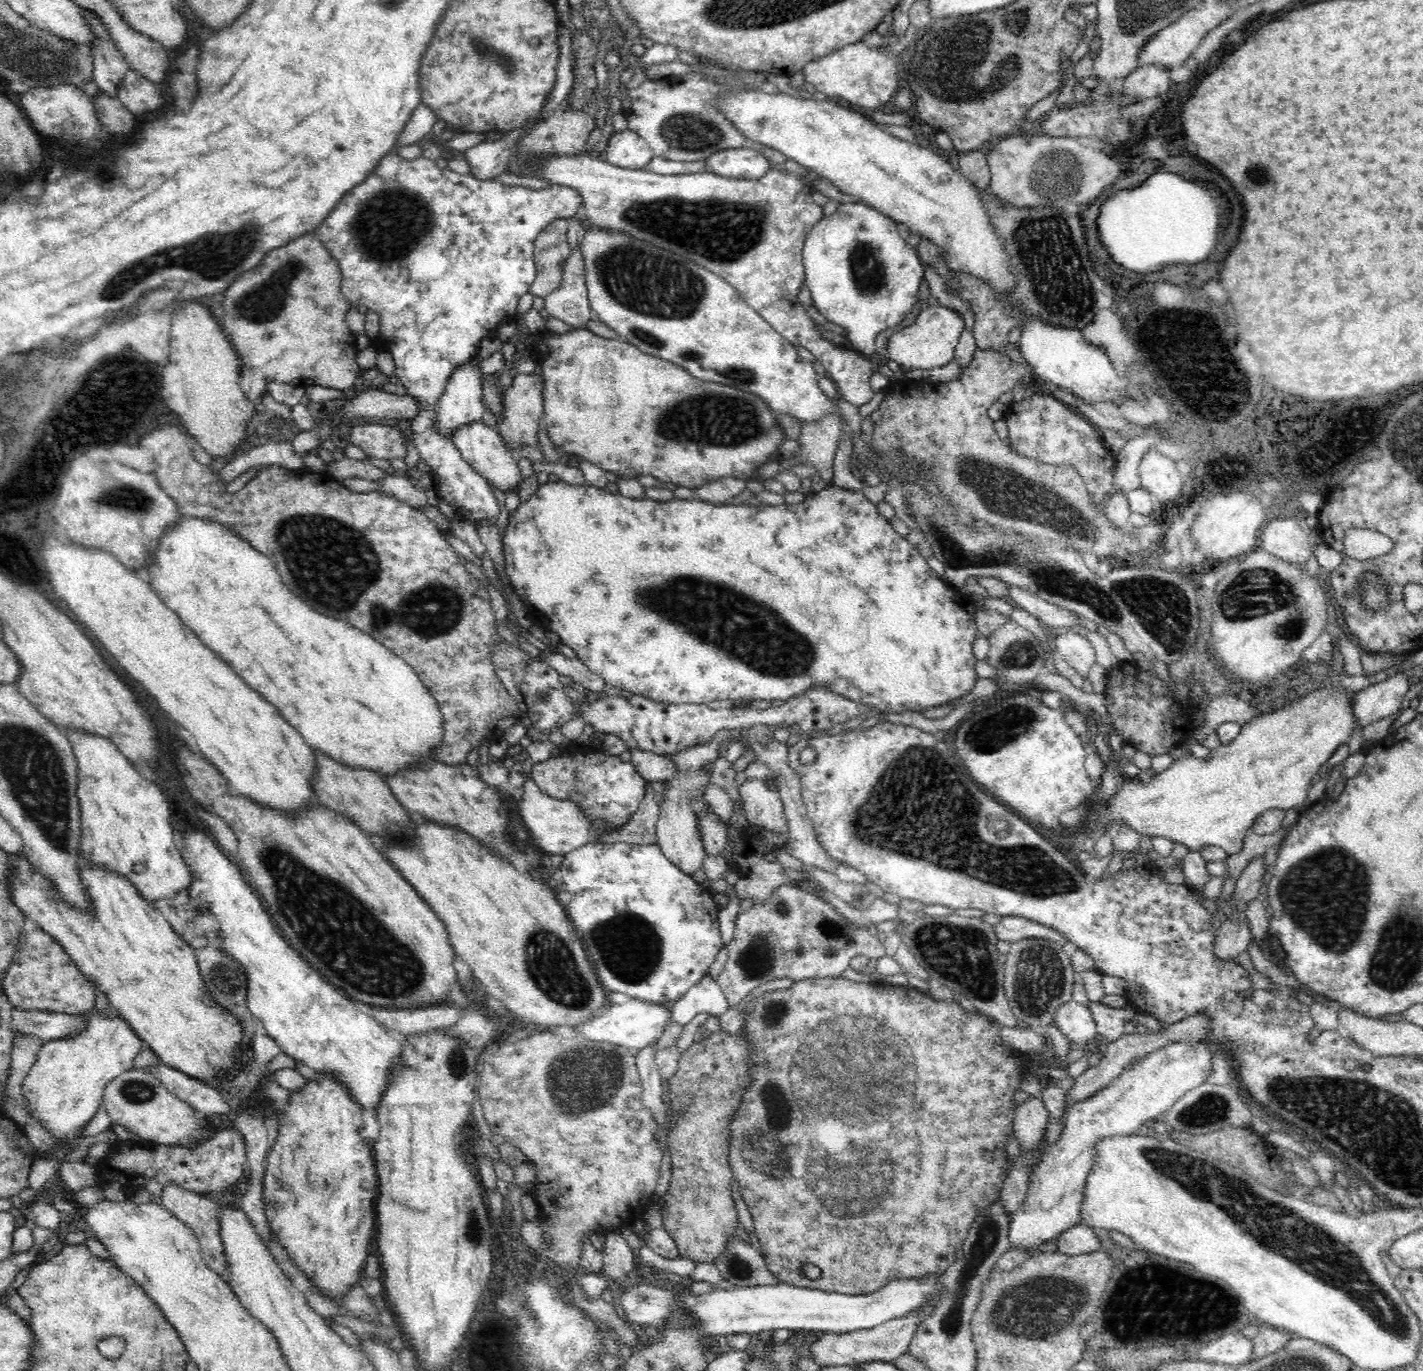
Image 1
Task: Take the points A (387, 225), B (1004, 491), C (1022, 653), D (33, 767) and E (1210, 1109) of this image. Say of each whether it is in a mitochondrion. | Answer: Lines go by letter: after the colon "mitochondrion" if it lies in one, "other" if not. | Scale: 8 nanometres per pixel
A: mitochondrion
B: mitochondrion
C: mitochondrion
D: mitochondrion
E: mitochondrion

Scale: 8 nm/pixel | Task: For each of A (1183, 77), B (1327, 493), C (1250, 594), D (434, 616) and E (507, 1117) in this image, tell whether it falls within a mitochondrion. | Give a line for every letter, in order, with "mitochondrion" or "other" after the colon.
A: other
B: other
C: mitochondrion
D: mitochondrion
E: other

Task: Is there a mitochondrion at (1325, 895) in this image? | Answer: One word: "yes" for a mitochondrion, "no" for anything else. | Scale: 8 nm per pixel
yes

